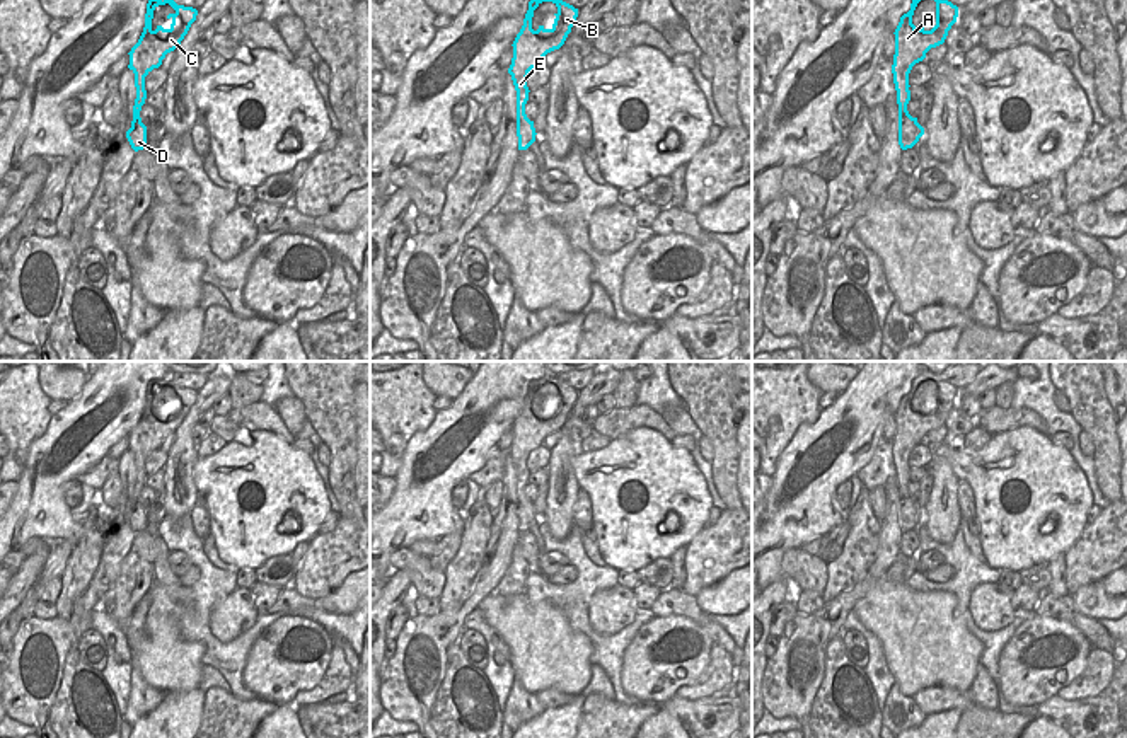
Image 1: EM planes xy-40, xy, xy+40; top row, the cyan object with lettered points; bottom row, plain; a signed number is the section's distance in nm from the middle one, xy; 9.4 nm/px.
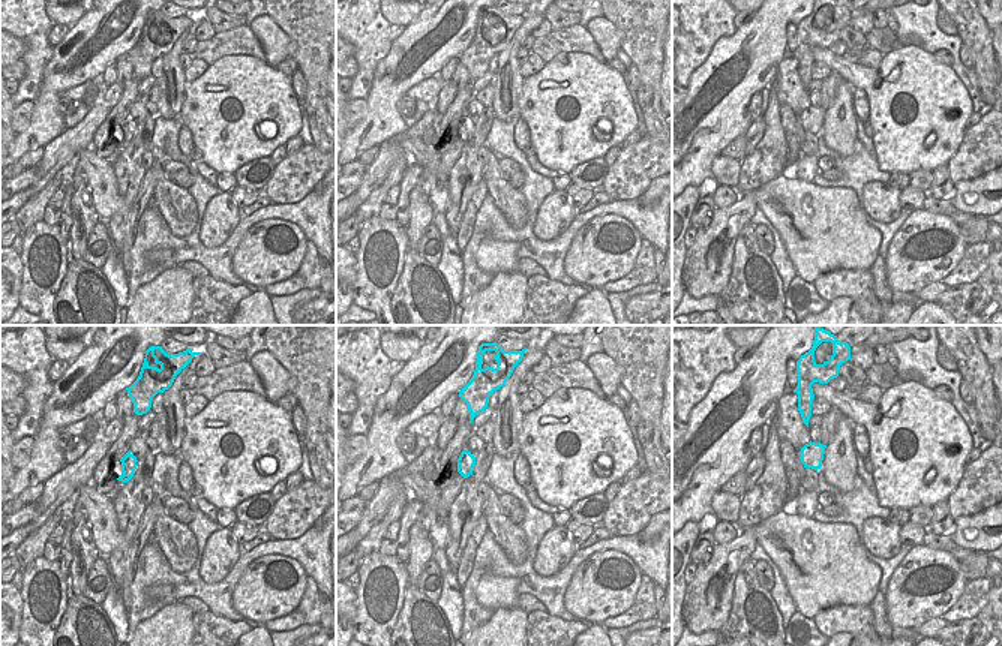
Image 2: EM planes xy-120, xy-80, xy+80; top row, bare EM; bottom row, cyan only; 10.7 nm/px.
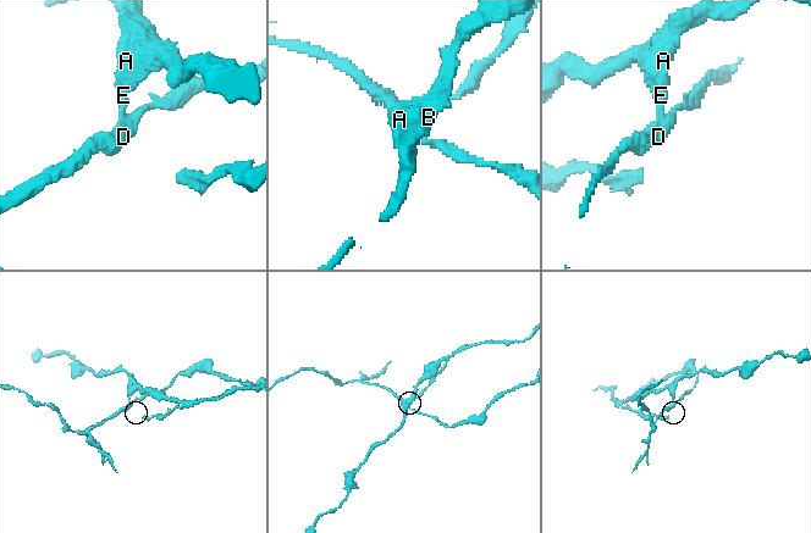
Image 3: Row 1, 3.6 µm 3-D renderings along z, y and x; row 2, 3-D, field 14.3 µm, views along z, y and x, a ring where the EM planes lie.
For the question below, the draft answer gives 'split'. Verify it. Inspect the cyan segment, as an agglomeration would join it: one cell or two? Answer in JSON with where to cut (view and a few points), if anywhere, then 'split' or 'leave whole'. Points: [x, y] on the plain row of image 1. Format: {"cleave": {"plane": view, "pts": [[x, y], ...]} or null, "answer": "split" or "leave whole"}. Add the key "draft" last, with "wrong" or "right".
{"cleave": {"plane": "xy", "pts": [[525, 496], [519, 500], [517, 507]]}, "answer": "split", "draft": "right"}

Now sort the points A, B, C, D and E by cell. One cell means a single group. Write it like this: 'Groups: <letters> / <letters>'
Groups: A B C E / D.

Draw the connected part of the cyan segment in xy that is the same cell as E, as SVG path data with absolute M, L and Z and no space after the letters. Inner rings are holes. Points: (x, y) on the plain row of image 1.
M547 373L544 378L532 380L529 383L529 392L525 395L523 407L511 426L513 440L508 450L508 455L511 457L517 472L517 506L520 498L527 498L525 486L529 482L530 474L527 469L529 453L537 447L540 447L547 435L559 431L564 426L576 399L578 390L559 382L552 373ZM542 383L552 383L558 389L558 394L554 395L556 401L551 411L539 407L539 411L534 412L532 411L534 392Z

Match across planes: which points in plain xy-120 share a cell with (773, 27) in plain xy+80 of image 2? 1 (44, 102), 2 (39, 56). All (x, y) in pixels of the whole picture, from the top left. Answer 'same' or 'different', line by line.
1: same
2: different

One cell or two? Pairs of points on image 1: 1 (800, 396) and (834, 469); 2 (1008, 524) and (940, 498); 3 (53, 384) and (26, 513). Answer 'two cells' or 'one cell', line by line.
1: two cells
2: two cells
3: two cells

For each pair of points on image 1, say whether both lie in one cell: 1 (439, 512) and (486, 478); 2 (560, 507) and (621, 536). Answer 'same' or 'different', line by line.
1: different
2: different

